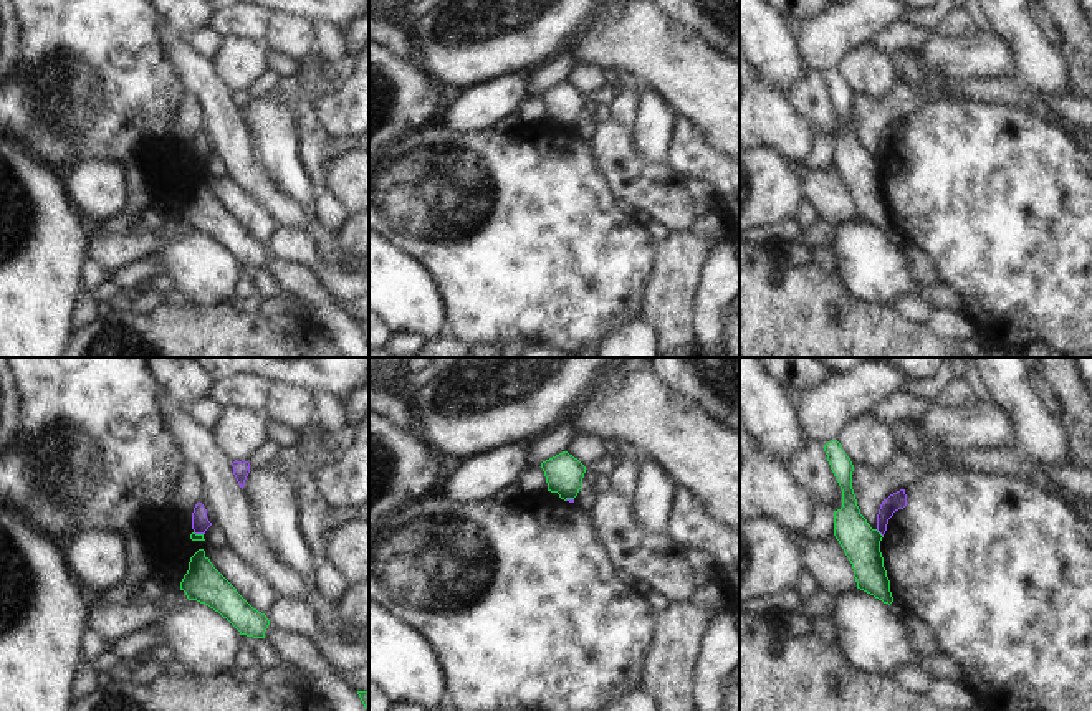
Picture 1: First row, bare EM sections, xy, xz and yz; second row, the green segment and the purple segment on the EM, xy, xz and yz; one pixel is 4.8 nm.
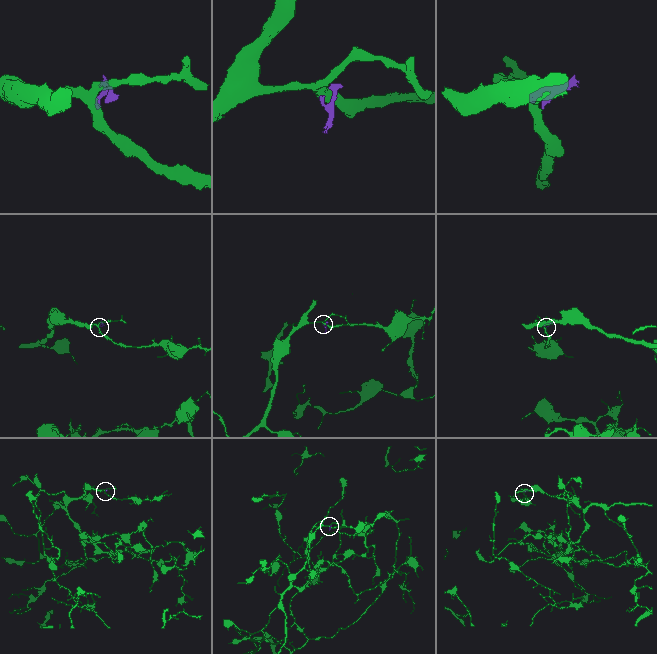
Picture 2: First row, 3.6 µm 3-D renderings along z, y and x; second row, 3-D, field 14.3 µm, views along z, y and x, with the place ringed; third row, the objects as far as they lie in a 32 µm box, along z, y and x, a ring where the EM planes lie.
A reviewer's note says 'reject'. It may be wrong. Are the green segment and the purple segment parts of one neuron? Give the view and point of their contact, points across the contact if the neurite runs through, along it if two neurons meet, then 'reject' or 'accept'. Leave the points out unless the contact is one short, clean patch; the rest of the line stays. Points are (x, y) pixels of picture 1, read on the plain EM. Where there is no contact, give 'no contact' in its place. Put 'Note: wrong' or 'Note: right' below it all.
yz (879, 162) | along yz (876, 159), (882, 166) | reject
Note: right

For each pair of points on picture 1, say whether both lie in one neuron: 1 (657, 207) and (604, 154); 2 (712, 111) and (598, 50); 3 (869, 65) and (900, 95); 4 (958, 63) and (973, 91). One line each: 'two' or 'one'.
1: one
2: one
3: two
4: two

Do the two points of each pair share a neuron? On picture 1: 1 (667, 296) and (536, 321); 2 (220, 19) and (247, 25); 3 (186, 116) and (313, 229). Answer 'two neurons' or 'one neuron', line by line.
1: two neurons
2: one neuron
3: two neurons

